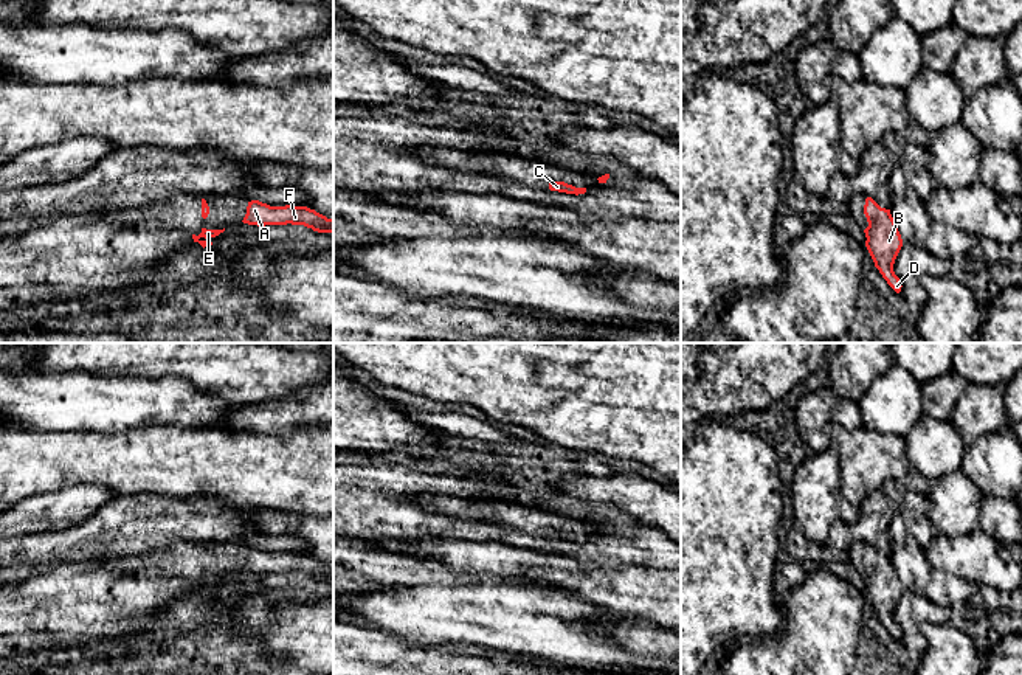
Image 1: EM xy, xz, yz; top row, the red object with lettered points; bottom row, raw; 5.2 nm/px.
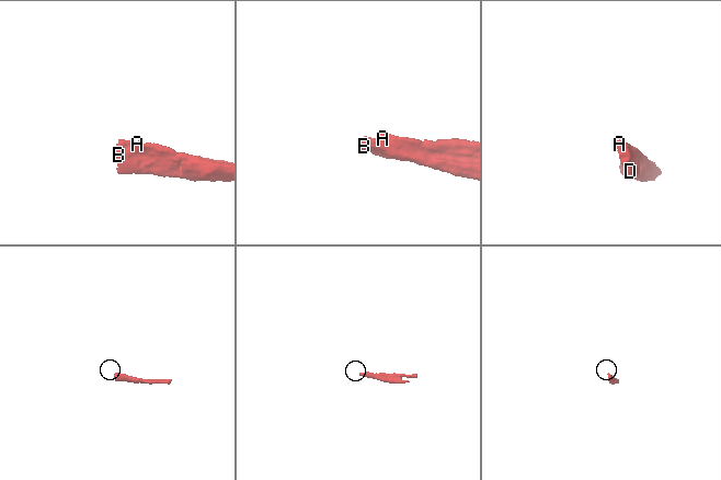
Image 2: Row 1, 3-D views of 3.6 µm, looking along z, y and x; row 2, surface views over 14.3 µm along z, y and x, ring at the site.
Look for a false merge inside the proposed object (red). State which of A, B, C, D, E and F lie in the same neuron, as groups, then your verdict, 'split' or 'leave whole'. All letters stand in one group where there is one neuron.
groups A B C D E F; leave whole

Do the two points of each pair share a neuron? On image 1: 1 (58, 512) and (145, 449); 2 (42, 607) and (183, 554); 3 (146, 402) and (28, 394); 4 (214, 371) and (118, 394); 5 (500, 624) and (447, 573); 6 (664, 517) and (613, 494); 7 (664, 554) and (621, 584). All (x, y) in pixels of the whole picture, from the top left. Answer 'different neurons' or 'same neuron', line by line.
1: different neurons
2: same neuron
3: same neuron
4: different neurons
5: different neurons
6: same neuron
7: different neurons

